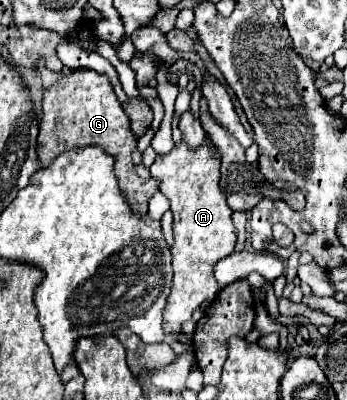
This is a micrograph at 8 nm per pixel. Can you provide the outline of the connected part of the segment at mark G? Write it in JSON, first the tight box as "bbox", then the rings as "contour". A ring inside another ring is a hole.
{"bbox":[39,69,157,213],"contour":[[[73,69],[65,71],[57,79],[57,83],[45,87],[43,91],[43,117],[39,123],[39,163],[41,167],[47,167],[59,153],[87,145],[99,145],[115,157],[115,173],[119,177],[121,193],[137,213],[145,213],[151,195],[157,191],[157,179],[153,179],[141,163],[141,153],[137,149],[137,139],[131,131],[129,117],[117,101],[107,75],[89,69]]]}

